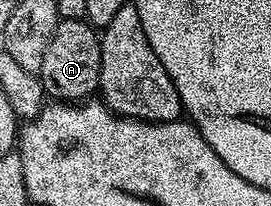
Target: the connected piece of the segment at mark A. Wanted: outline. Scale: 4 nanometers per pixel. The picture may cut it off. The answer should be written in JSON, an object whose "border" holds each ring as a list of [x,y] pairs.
{"border":[[[58,20],[55,35],[47,43],[43,67],[39,74],[46,98],[57,103],[81,103],[98,92],[101,83],[101,39],[88,20]]]}

